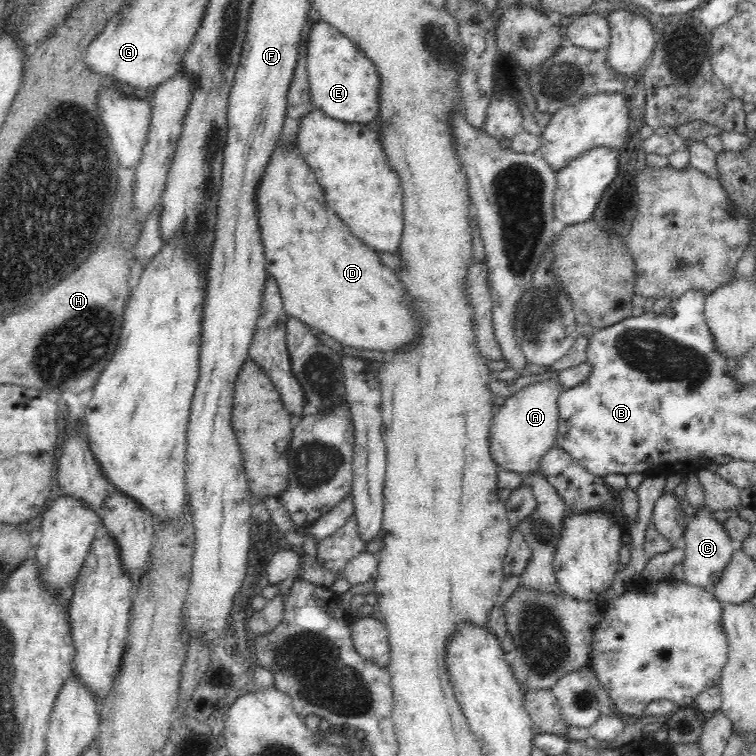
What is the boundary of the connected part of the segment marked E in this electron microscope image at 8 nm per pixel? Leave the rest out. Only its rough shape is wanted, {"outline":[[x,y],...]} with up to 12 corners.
{"outline":[[305,29],[311,101],[326,116],[378,116],[378,71],[338,29]]}

